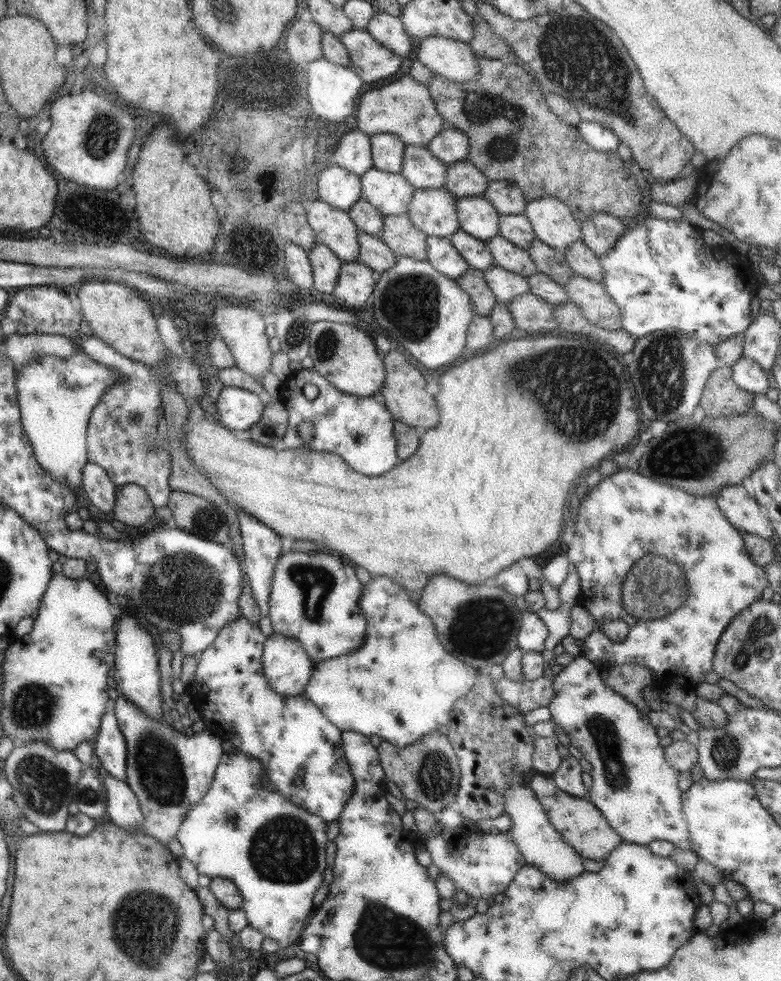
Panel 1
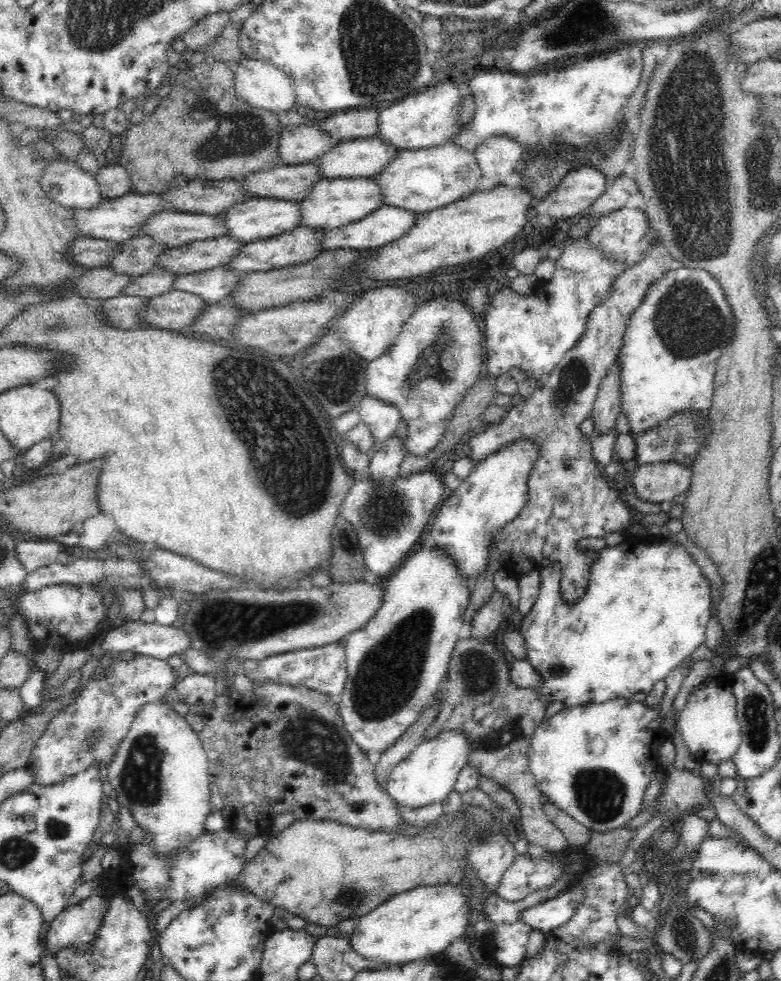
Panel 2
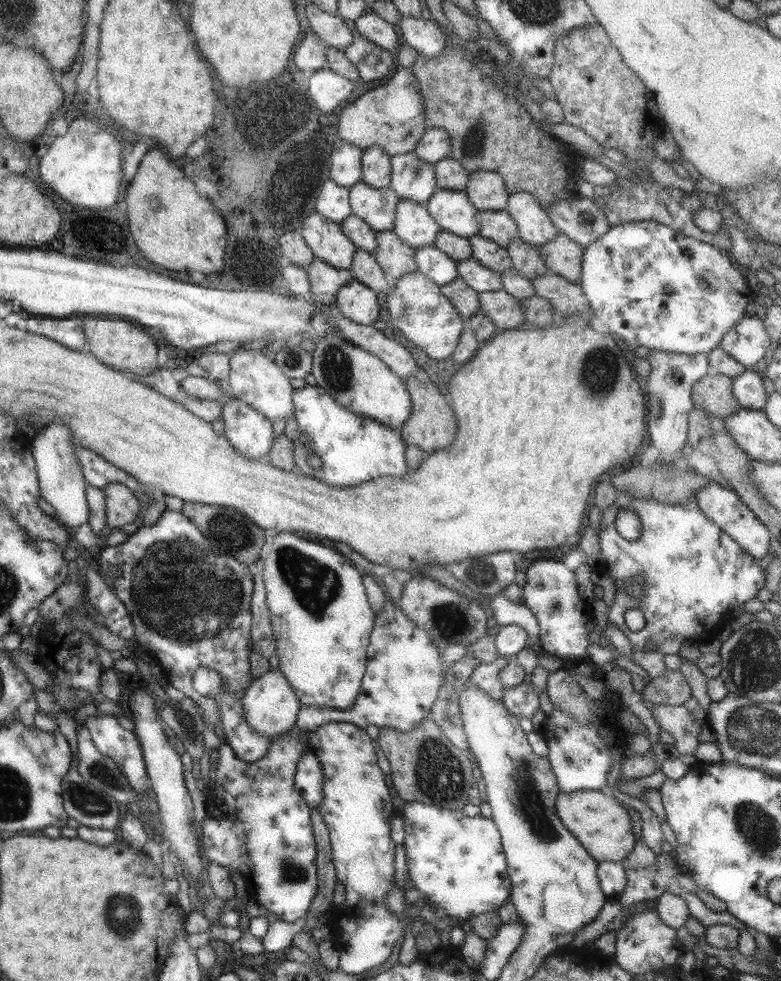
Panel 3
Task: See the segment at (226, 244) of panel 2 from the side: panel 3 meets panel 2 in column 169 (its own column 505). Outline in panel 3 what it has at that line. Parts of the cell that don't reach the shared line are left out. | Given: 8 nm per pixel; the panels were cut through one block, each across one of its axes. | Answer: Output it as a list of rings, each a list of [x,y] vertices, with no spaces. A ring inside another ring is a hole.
[[[478,234],[469,238],[468,244],[472,251],[471,260],[497,273],[512,268],[511,260],[505,248],[490,241]]]

